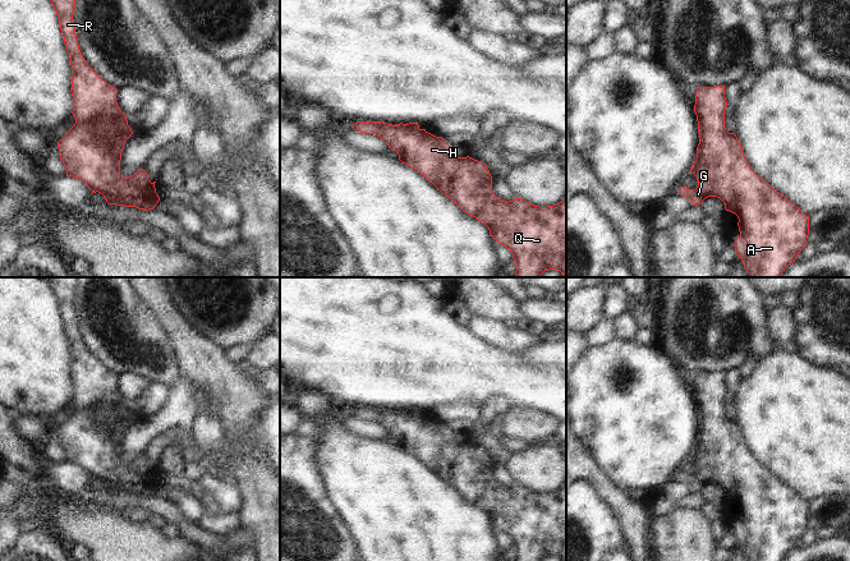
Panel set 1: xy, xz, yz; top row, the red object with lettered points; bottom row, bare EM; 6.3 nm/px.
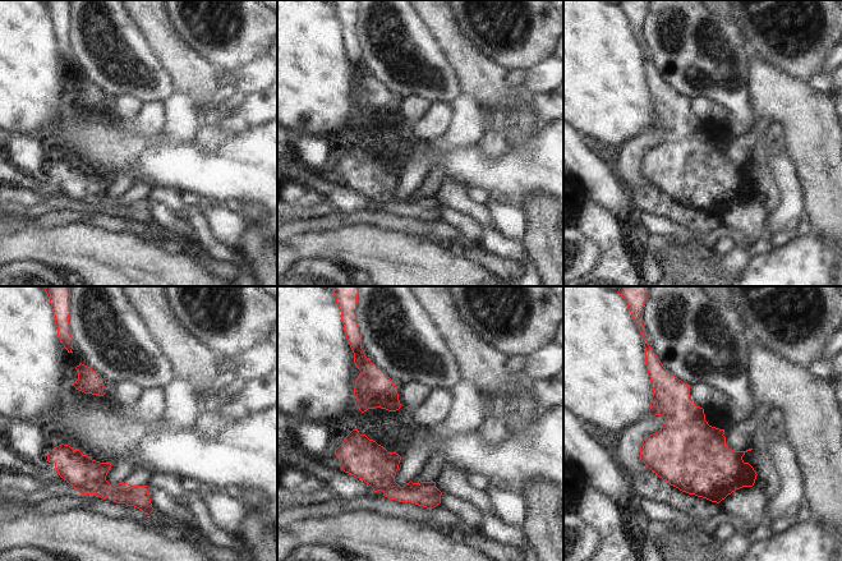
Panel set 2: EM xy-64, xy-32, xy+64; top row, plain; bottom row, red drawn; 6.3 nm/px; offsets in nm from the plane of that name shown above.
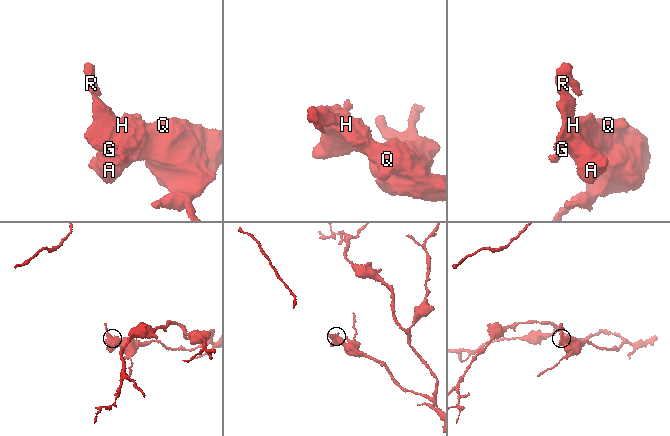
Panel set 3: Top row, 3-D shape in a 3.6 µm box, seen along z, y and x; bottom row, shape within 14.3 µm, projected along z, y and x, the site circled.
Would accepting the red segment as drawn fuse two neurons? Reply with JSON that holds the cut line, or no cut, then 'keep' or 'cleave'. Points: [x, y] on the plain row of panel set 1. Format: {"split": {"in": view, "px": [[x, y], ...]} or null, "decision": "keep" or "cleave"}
{"split": null, "decision": "keep"}

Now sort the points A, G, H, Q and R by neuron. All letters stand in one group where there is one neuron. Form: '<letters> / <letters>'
A G H Q R

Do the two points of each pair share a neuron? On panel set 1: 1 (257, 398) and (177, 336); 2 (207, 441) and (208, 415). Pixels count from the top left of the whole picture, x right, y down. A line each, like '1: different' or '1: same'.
1: same
2: same

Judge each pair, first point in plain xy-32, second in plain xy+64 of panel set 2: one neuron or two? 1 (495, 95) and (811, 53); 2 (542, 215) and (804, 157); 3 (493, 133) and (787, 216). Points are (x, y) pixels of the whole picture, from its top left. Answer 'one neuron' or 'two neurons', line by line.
1: two neurons
2: one neuron
3: one neuron

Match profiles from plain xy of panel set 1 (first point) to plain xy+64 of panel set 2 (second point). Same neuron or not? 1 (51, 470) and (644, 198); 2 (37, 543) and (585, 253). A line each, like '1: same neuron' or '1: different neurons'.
1: same neuron
2: different neurons

